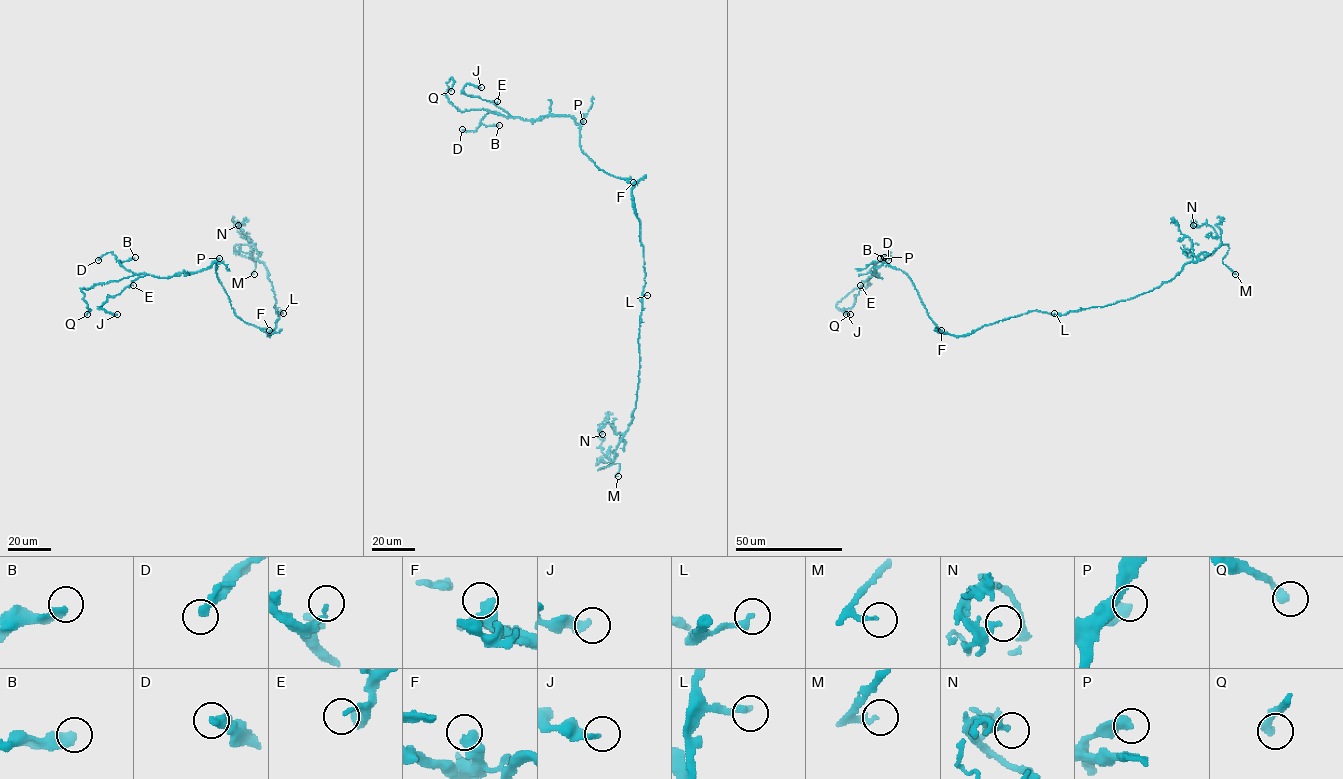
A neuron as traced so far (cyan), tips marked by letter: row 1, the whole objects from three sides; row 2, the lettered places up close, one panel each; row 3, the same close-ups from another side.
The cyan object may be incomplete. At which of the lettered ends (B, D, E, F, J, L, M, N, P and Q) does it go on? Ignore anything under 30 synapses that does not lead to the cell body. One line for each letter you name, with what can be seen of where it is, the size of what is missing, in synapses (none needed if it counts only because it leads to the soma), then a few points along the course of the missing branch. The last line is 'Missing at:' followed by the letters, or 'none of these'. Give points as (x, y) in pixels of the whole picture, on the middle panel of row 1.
M: (618, 476)
Missing at: M

